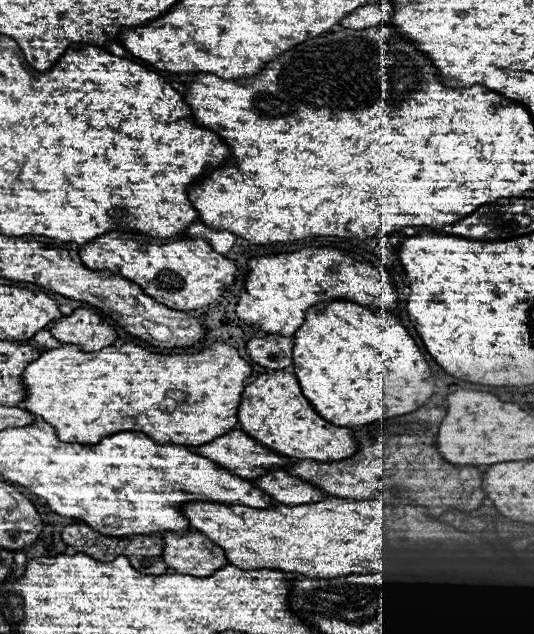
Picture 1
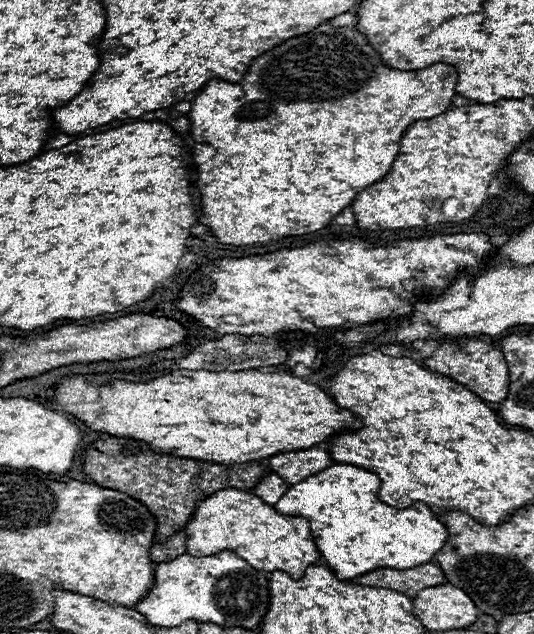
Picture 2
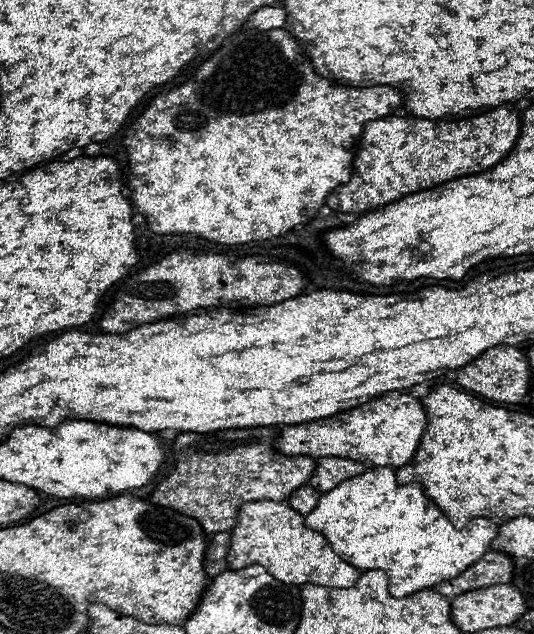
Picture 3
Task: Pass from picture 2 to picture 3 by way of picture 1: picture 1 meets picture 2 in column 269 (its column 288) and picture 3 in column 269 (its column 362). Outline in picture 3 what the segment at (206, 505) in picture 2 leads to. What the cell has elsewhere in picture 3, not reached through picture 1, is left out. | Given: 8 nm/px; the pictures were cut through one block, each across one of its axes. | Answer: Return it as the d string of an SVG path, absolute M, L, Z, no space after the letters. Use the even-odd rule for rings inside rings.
M246 502L240 506L238 510L238 520L236 526L232 530L232 540L230 540L230 550L226 554L228 560L228 568L230 570L240 570L252 564L260 564L264 566L274 578L286 582L286 584L320 584L320 586L328 586L328 588L350 588L356 584L356 580L360 578L360 570L350 566L348 562L344 562L340 556L334 554L334 550L330 548L328 540L306 528L304 526L304 516L298 514L296 510L292 510L286 502Z

